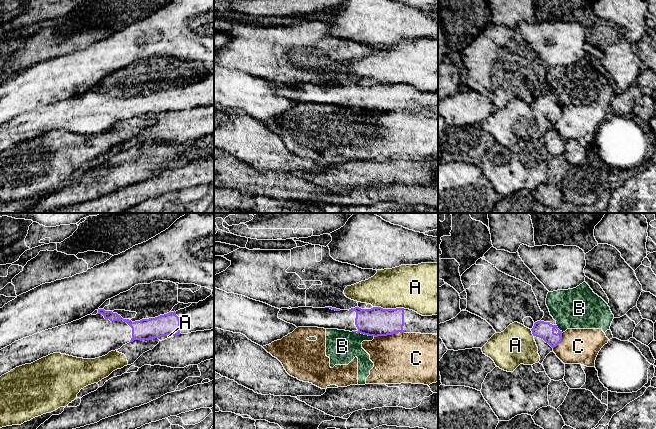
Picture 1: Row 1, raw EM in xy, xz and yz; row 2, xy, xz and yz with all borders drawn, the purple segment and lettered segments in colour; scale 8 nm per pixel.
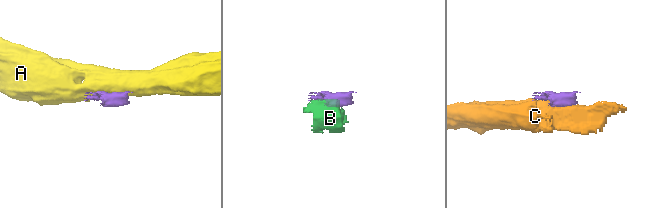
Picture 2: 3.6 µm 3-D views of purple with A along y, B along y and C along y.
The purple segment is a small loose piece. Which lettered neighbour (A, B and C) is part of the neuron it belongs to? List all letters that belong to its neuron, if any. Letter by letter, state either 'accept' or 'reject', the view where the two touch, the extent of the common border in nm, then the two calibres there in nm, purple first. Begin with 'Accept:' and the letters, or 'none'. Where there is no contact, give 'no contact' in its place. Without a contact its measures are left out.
Accept: none
A: reject | xz | 260 nm | 220/360 nm
B: reject | xz | 190 nm | 220/260 nm
C: reject | xz | 240 nm | 220/400 nm

